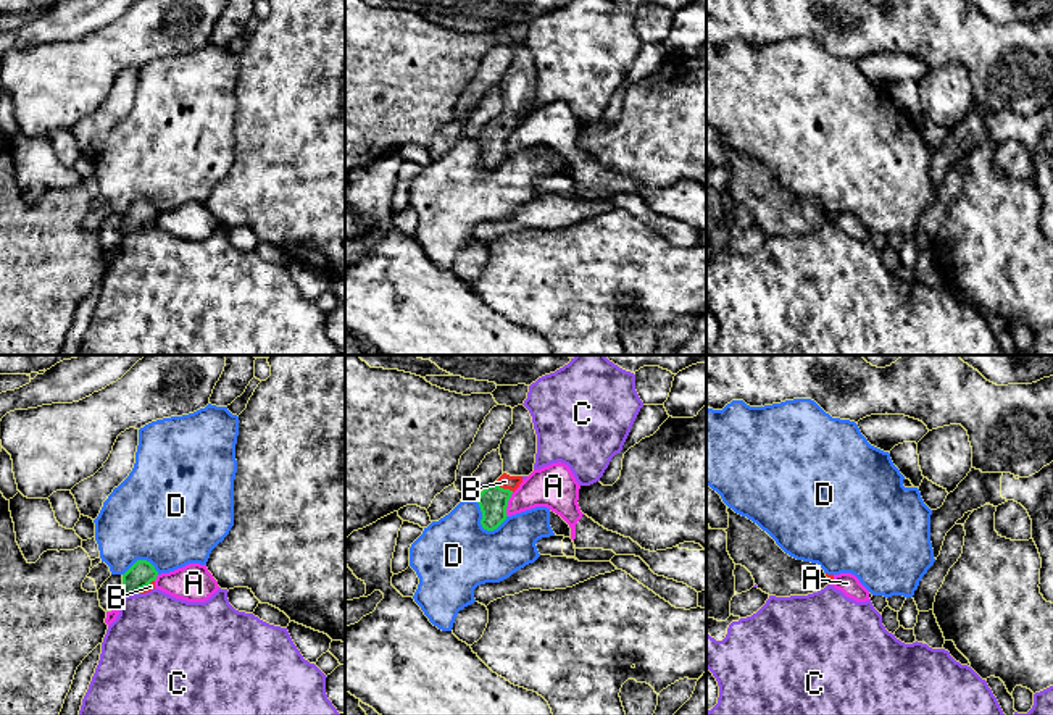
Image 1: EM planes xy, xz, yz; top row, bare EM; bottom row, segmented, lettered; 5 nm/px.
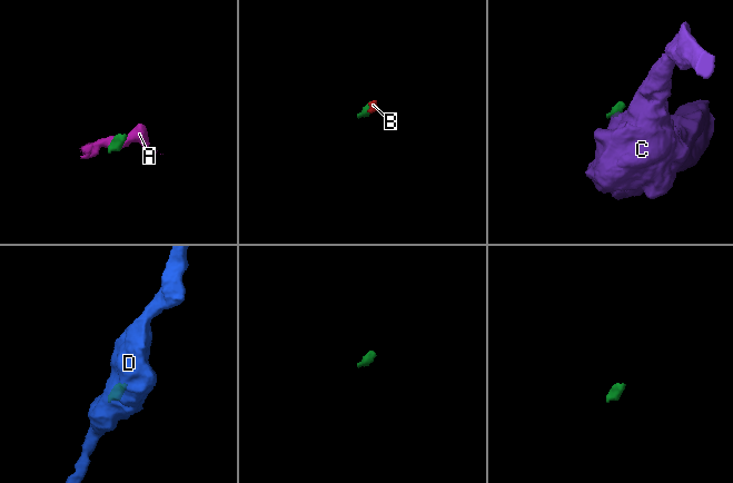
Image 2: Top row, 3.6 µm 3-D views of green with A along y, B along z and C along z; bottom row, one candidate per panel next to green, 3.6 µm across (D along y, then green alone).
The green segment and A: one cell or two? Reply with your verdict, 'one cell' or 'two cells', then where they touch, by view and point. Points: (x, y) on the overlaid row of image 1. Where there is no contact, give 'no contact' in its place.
two cells | xz (507, 504)

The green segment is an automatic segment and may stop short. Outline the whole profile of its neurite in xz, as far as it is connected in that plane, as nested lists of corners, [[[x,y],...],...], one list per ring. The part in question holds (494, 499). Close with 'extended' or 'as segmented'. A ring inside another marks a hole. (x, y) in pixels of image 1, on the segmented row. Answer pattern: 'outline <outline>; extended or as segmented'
outline [[[518,405],[513,408],[513,424],[500,444],[503,475],[477,497],[484,529],[493,531],[506,520],[508,500],[522,478],[534,471],[535,454],[537,434],[532,416],[524,405]]]; extended

